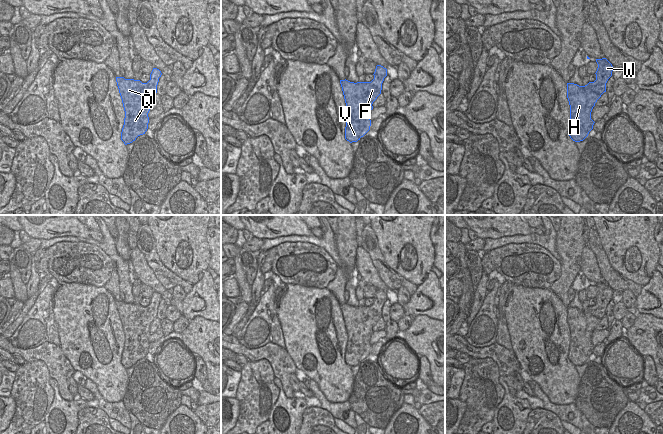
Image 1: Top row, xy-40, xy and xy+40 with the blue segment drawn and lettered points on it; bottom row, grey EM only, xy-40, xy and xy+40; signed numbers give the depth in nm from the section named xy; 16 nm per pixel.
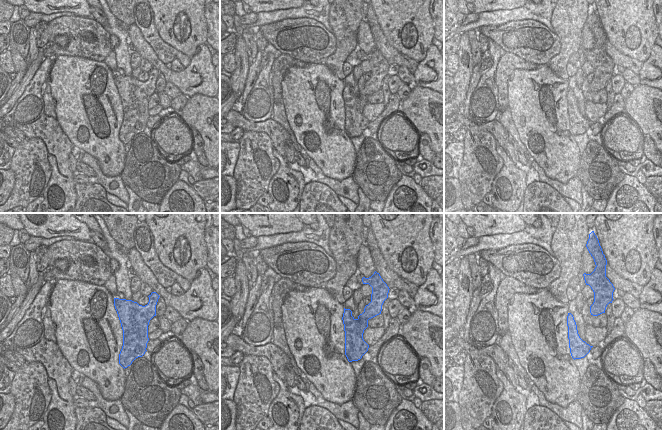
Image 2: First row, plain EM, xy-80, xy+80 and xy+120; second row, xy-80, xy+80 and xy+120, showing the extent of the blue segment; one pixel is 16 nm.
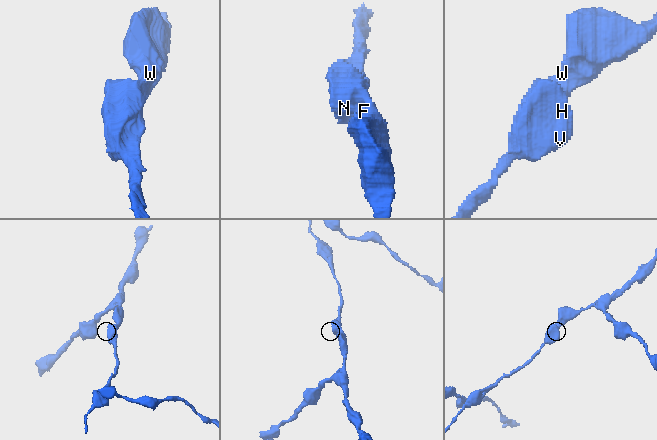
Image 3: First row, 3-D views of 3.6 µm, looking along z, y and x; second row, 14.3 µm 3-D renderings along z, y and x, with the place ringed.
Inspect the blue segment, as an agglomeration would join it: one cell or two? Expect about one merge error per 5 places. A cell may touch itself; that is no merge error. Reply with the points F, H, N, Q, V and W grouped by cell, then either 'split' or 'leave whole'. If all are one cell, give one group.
groups F H N Q V W; leave whole

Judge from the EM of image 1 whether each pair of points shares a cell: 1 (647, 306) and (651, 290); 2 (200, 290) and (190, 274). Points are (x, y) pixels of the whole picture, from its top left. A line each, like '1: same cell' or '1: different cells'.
1: same cell
2: different cells

